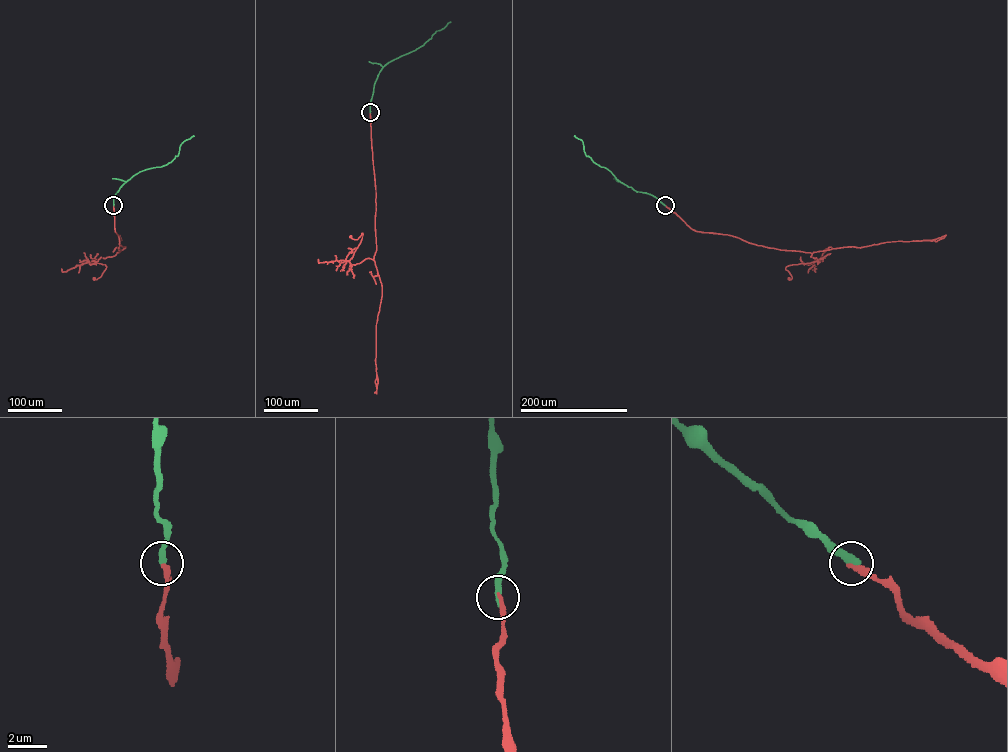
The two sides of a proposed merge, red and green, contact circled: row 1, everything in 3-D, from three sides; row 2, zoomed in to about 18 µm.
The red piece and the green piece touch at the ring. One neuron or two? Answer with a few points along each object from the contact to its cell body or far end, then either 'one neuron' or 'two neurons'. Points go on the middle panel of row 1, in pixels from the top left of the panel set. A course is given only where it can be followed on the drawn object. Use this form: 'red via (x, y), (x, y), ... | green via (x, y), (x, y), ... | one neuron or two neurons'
red via (370, 112), (375, 189), (376, 249), (373, 259), (350, 263), (363, 233), (356, 239), (350, 236) | green via (370, 112), (374, 84), (382, 68), (422, 46), (450, 22) | two neurons

